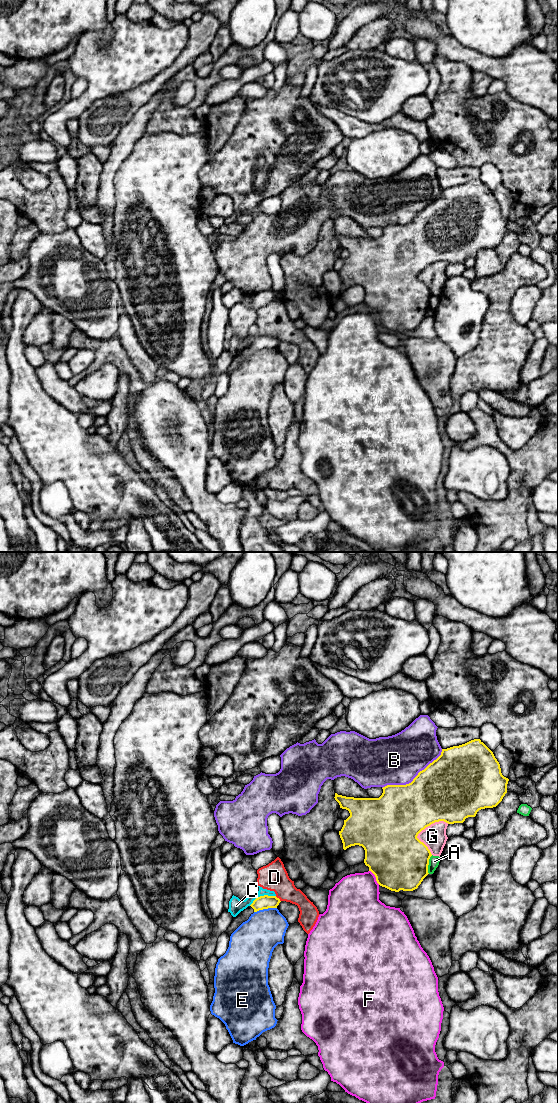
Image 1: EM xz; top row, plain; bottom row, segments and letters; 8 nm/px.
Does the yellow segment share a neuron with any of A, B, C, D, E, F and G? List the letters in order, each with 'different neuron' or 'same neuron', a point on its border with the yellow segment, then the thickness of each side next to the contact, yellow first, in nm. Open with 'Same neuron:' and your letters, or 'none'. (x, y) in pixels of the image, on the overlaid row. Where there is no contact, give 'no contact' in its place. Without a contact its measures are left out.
Same neuron: none
A: different neuron | xz (428, 864) | 460/80 nm
B: different neuron | xz (414, 778) | 460/400 nm
C: different neuron | xz (262, 896) | 110/120 nm
D: different neuron | xz (278, 898) | 110/220 nm
E: different neuron | xz (265, 908) | 110/320 nm
F: different neuron | xz (375, 876) | 460/380 nm
G: different neuron | xz (420, 831) | 480/190 nm

